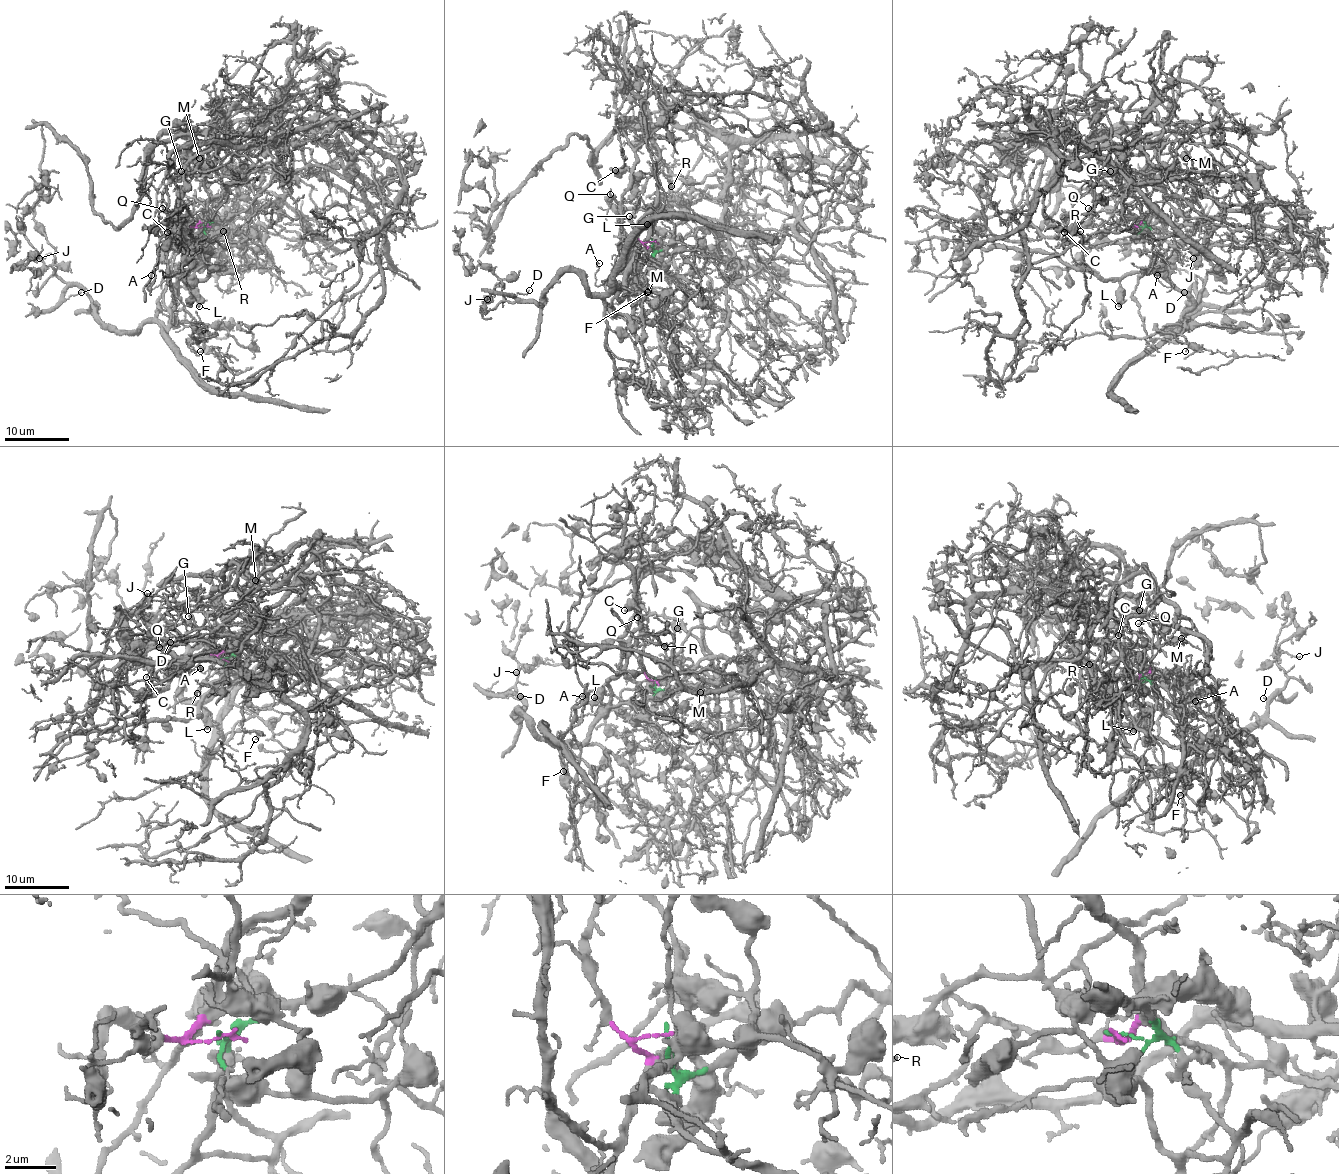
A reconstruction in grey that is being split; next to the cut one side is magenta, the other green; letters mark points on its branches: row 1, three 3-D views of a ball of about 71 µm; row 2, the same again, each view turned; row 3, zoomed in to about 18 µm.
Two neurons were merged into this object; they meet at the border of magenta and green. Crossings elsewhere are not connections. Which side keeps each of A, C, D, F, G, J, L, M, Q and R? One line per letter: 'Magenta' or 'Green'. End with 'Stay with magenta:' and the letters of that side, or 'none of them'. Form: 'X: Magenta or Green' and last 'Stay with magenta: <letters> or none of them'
A: Green
C: Magenta
D: Green
F: Magenta
G: Magenta
J: Green
L: Green
M: Magenta
Q: Magenta
R: Magenta
Stay with magenta: C, F, G, M, Q, R

